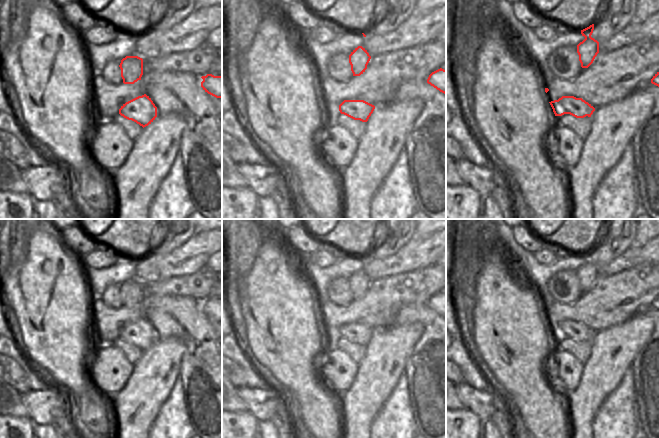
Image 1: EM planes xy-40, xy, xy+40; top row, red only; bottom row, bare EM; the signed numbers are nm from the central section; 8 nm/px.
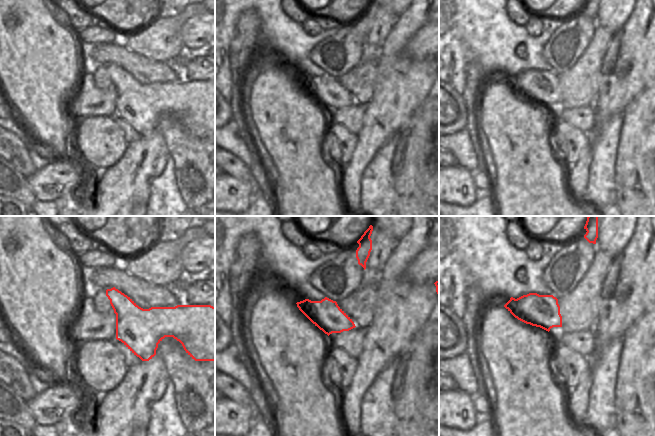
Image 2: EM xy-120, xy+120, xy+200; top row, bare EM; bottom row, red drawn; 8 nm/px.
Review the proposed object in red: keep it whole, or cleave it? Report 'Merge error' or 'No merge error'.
No merge error.

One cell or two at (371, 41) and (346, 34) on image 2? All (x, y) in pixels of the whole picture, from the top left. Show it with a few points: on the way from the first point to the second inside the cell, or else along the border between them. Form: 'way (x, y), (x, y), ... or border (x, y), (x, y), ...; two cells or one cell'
border (365, 46), (363, 58); two cells

